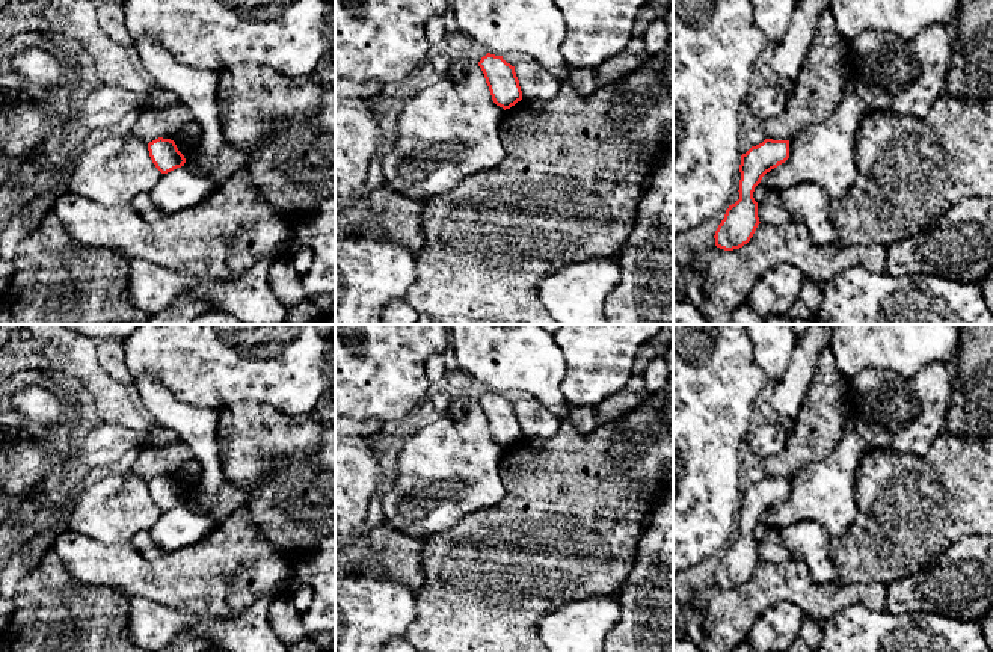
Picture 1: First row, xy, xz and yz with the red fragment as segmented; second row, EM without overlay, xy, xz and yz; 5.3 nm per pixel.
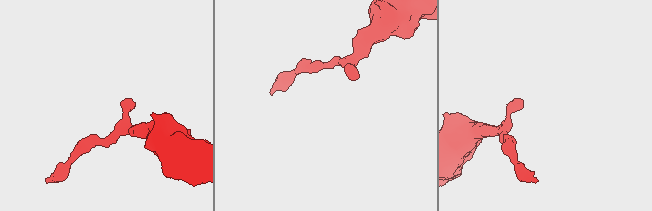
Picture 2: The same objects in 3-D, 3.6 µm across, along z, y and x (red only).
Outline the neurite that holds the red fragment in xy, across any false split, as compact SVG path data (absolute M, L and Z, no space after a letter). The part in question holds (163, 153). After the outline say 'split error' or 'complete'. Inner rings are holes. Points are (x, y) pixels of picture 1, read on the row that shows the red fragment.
M158 137L149 142L148 151L152 163L161 174L168 174L184 166L186 163L184 155L178 151L175 142L171 139Z | complete

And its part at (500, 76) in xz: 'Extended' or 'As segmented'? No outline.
As segmented

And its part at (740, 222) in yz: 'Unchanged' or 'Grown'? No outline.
Unchanged

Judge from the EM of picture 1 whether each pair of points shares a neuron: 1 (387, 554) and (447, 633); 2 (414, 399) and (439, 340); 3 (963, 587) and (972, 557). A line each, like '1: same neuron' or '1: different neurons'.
1: different neurons
2: same neuron
3: same neuron

